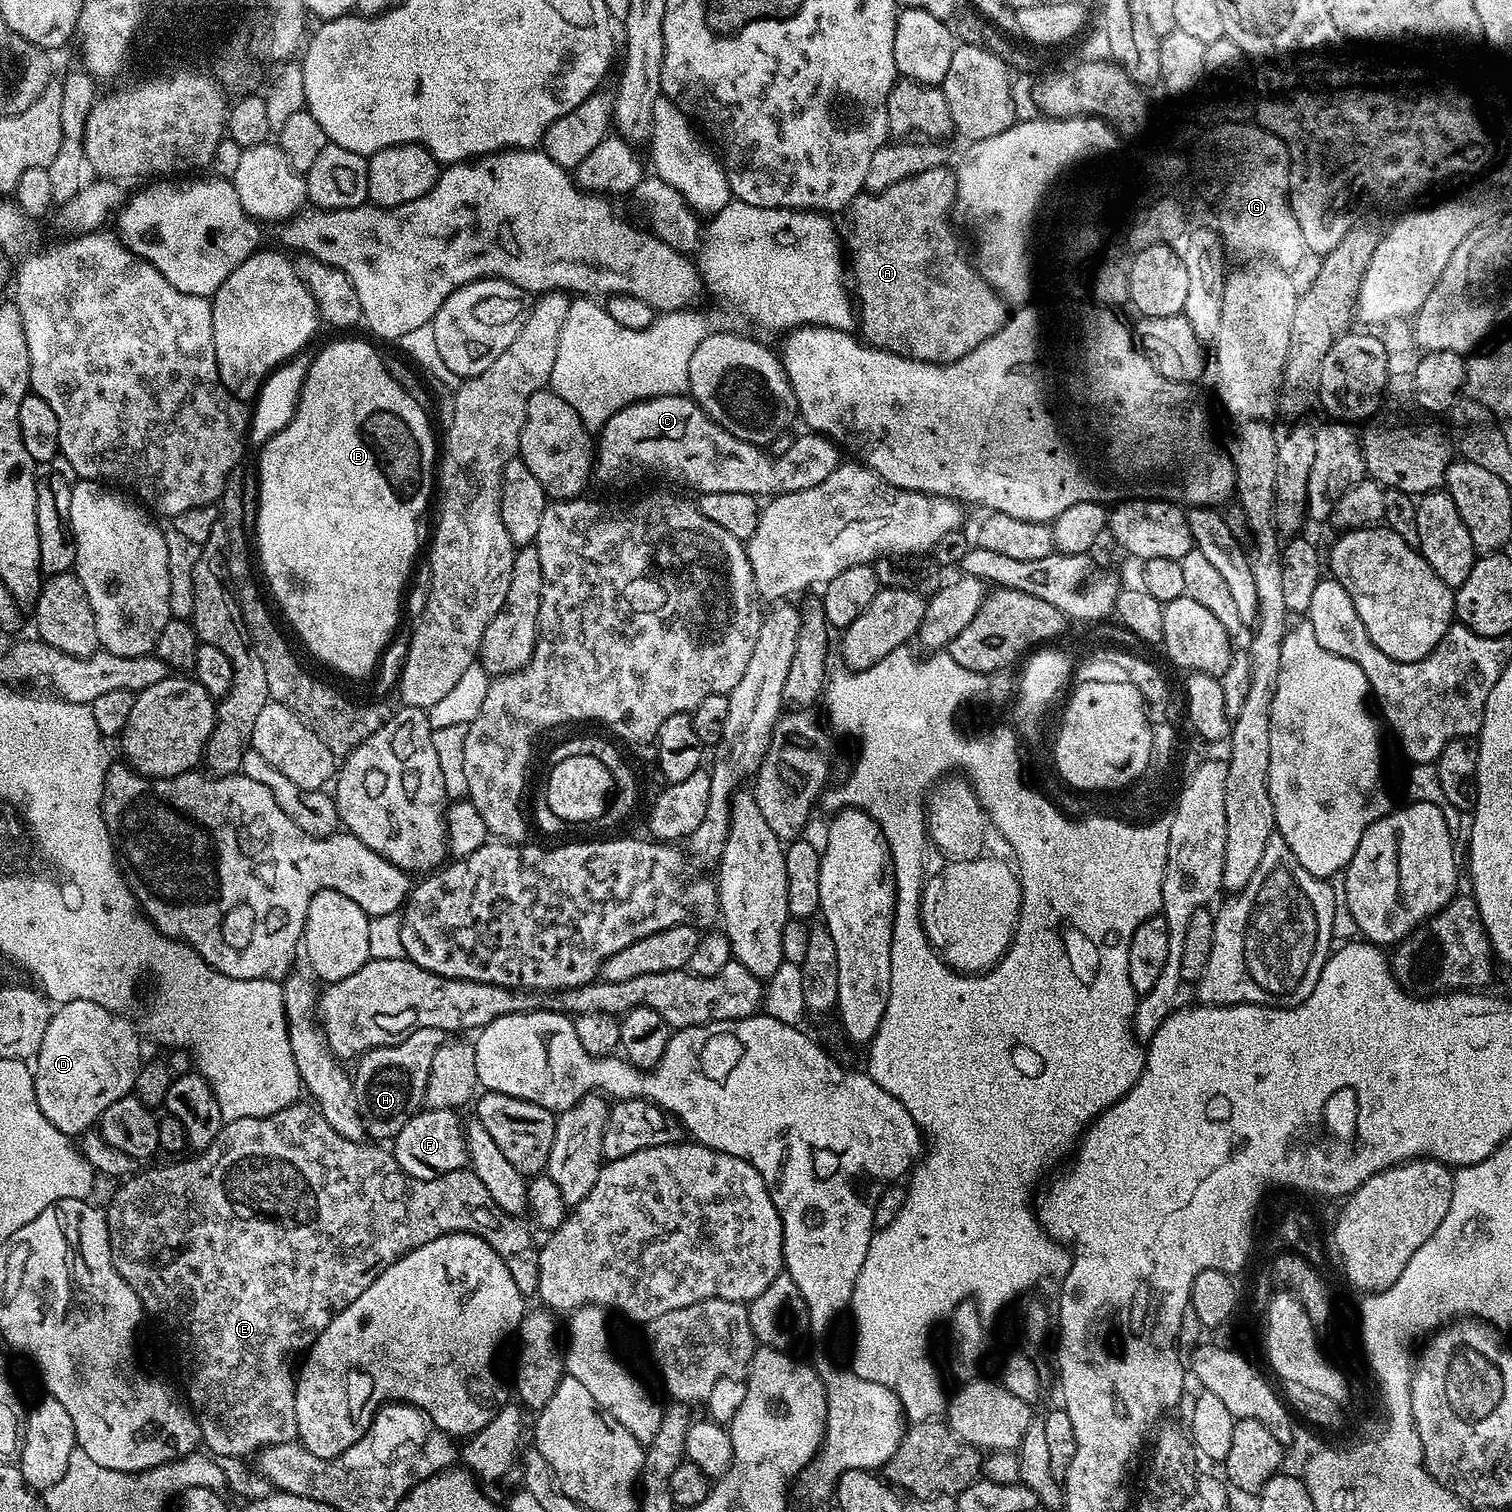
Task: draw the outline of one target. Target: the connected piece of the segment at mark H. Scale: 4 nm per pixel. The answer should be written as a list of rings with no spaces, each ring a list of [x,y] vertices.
[[[419,1028],[409,1032],[407,1036],[401,1038],[396,1044],[382,1046],[381,1048],[371,1048],[363,1056],[355,1061],[356,1072],[351,1073],[352,1092],[356,1096],[358,1114],[364,1123],[365,1133],[376,1142],[395,1141],[396,1135],[410,1122],[410,1118],[421,1111],[426,1094],[426,1082],[430,1078],[430,1066],[434,1062],[434,1050],[442,1046],[446,1039],[446,1033],[437,1028]]]

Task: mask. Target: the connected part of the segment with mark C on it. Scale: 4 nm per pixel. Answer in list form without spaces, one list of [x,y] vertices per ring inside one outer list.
[[[681,394],[679,396],[650,396],[647,400],[640,400],[637,404],[626,406],[622,410],[618,410],[612,417],[604,423],[603,428],[599,429],[598,439],[594,444],[594,476],[600,480],[616,480],[619,476],[636,476],[639,472],[645,472],[648,476],[661,476],[664,480],[673,480],[676,484],[685,484],[688,488],[693,488],[696,494],[701,492],[726,492],[732,494],[750,494],[757,498],[771,498],[780,496],[784,492],[797,492],[798,490],[810,490],[810,486],[818,486],[818,482],[822,482],[822,478],[830,478],[832,471],[842,463],[842,452],[839,447],[828,437],[819,434],[804,434],[808,436],[797,435],[790,450],[781,456],[773,456],[767,451],[762,450],[761,445],[751,444],[745,440],[739,440],[732,433],[728,433],[722,426],[711,420],[710,417],[696,404],[691,395]]]

